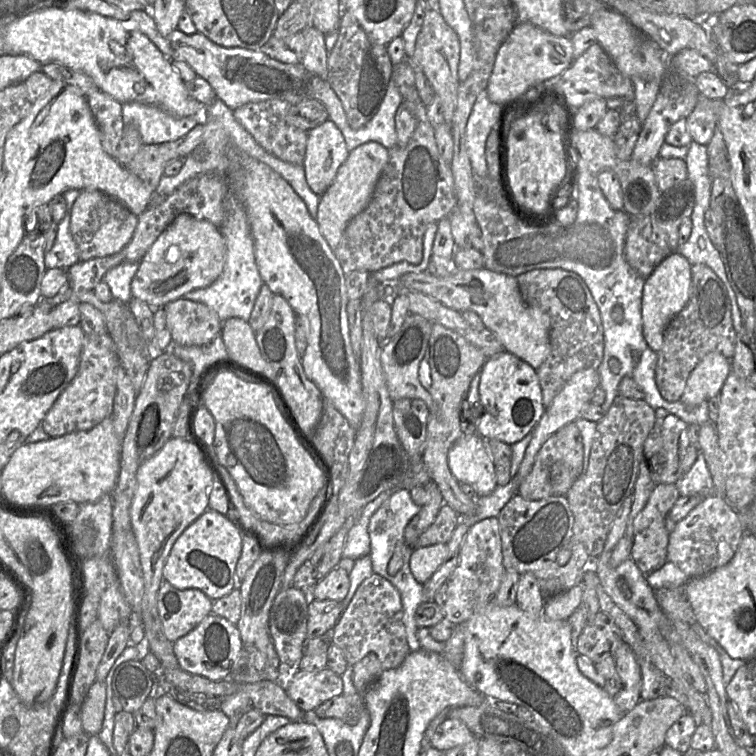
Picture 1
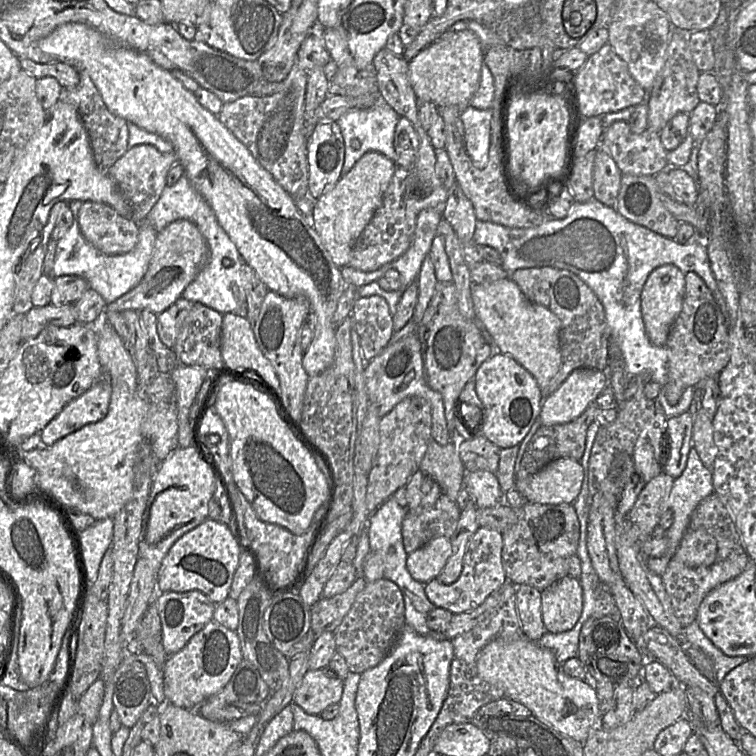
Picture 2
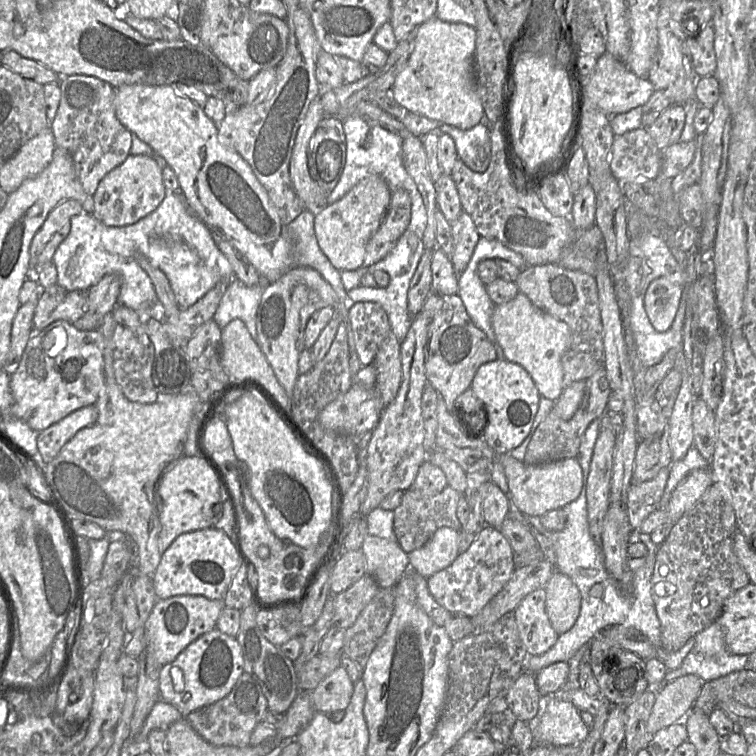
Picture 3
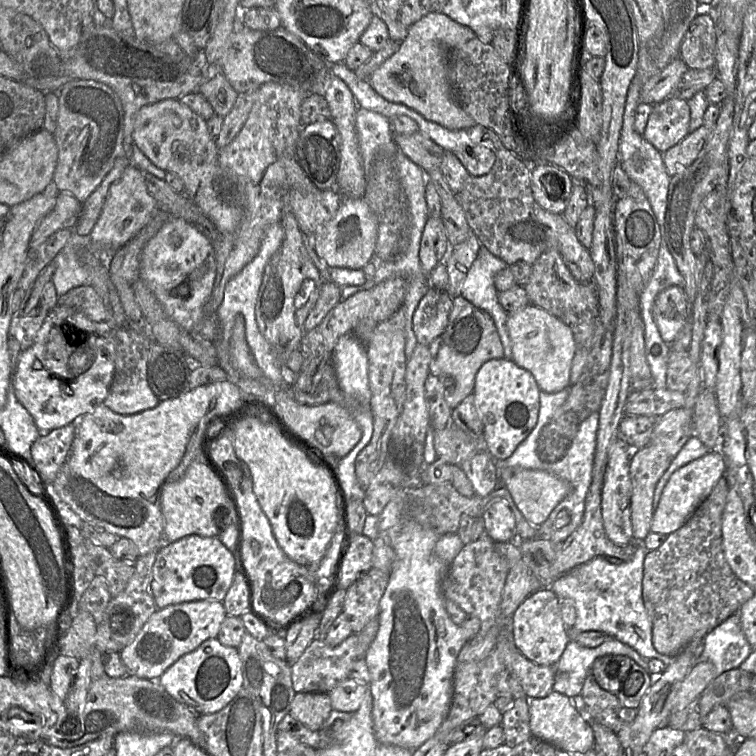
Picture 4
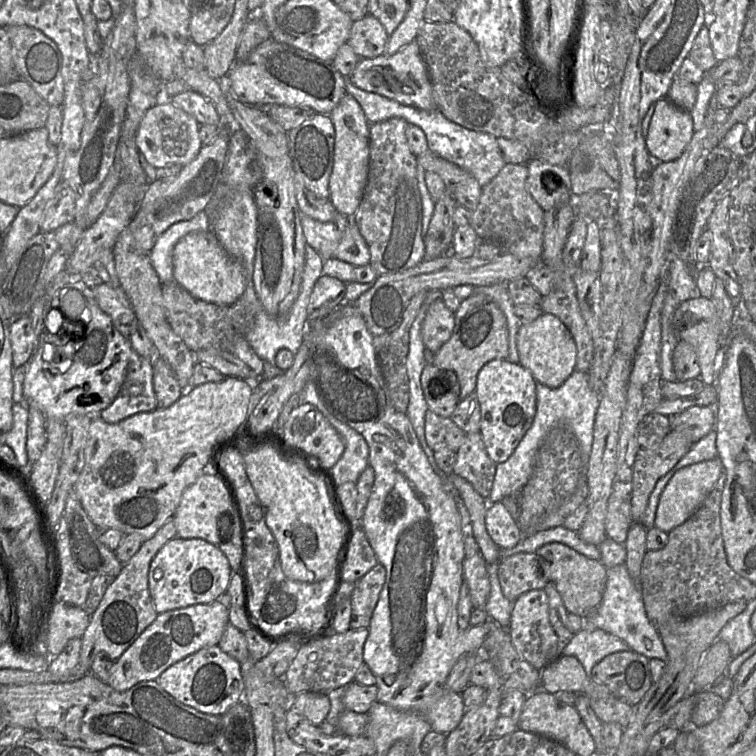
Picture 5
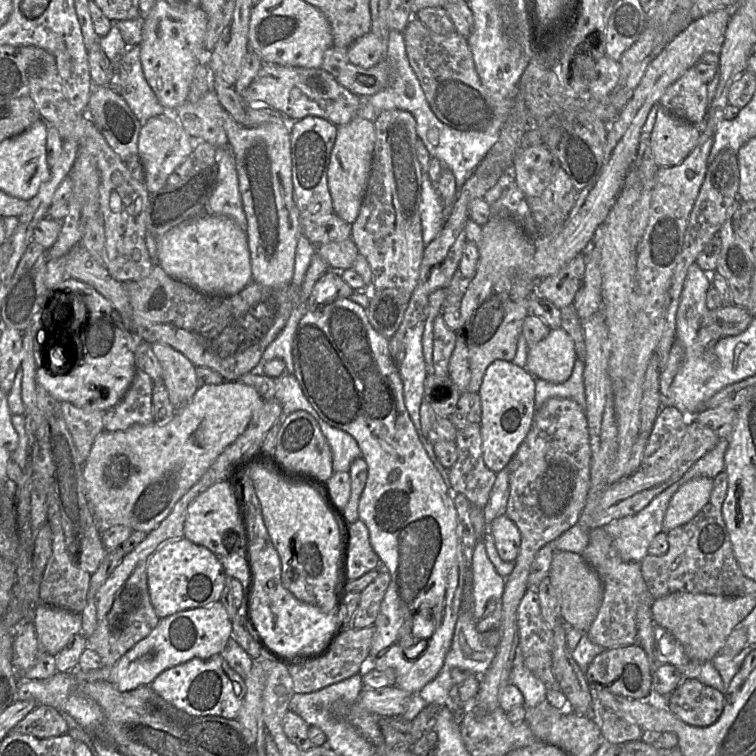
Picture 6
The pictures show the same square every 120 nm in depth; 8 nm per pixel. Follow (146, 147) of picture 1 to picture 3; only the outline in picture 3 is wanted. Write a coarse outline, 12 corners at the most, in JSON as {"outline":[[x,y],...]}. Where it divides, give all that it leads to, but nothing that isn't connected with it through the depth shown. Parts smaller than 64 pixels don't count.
{"outline":[[132,155],[108,172],[92,215],[106,226],[152,213],[166,188],[163,169]]}

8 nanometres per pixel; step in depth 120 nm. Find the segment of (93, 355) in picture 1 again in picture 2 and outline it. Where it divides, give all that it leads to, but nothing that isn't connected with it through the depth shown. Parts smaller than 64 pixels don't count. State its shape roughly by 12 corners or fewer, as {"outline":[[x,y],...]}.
{"outline":[[103,375],[40,432],[51,446],[108,413]]}

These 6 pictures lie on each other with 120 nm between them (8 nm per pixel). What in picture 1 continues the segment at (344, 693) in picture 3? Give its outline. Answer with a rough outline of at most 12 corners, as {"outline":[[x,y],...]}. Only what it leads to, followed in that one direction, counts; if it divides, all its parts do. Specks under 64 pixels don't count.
{"outline":[[328,667],[294,669],[287,696],[314,711],[343,692],[341,676]]}

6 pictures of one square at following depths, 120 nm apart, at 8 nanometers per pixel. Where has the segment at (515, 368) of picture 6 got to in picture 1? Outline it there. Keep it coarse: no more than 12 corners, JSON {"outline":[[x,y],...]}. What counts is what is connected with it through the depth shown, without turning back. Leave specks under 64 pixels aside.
{"outline":[[506,351],[480,370],[485,440],[513,445],[545,412],[536,369]]}

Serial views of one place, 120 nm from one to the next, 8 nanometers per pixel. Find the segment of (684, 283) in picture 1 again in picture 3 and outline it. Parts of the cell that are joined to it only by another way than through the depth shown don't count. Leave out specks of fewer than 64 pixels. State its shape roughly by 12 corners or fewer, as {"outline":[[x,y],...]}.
{"outline":[[665,277],[650,283],[644,309],[657,332],[673,324],[682,286]]}

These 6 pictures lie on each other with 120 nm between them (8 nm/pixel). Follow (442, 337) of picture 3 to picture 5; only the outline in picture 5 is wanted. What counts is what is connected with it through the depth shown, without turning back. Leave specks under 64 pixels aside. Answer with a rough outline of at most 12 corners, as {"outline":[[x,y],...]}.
{"outline":[[484,294],[463,299],[432,365],[451,370],[460,401],[480,369],[507,359],[505,315]]}

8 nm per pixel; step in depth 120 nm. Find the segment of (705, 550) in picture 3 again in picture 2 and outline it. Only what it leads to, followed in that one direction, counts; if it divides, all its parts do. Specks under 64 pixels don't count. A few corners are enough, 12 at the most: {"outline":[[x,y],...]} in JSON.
{"outline":[[714,492],[697,505],[687,531],[717,541],[710,566],[689,567],[678,546],[661,575],[683,628],[714,588],[750,559]]}

